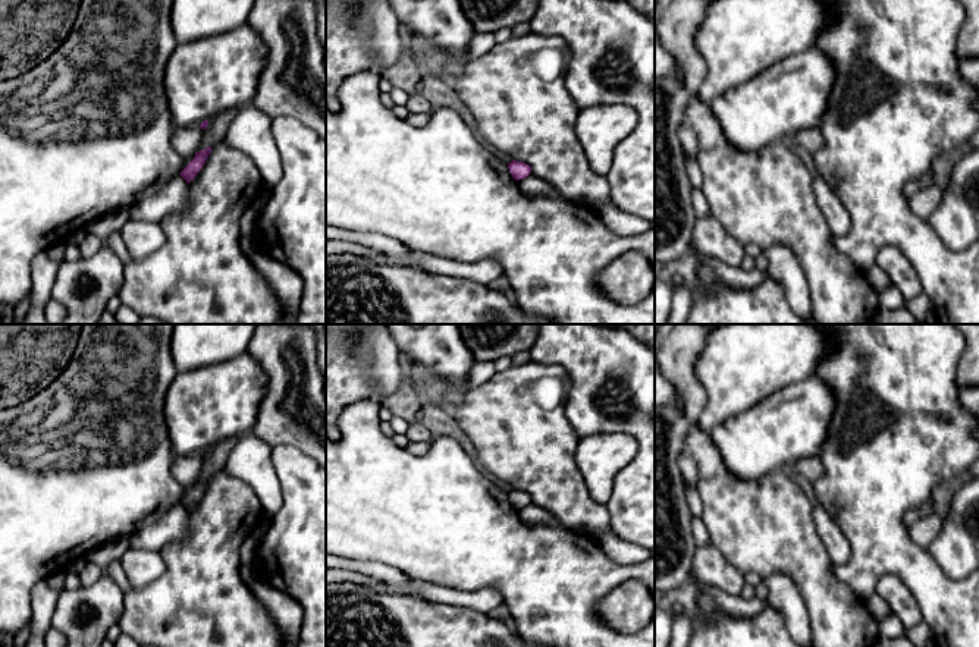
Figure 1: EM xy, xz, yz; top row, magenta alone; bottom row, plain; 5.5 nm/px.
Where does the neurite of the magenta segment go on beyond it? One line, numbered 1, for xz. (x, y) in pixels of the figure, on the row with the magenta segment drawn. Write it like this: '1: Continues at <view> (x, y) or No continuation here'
1: No continuation here

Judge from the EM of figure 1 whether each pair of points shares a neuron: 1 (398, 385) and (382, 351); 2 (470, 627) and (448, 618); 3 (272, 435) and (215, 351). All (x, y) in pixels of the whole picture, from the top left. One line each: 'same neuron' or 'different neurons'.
1: same neuron
2: same neuron
3: different neurons

